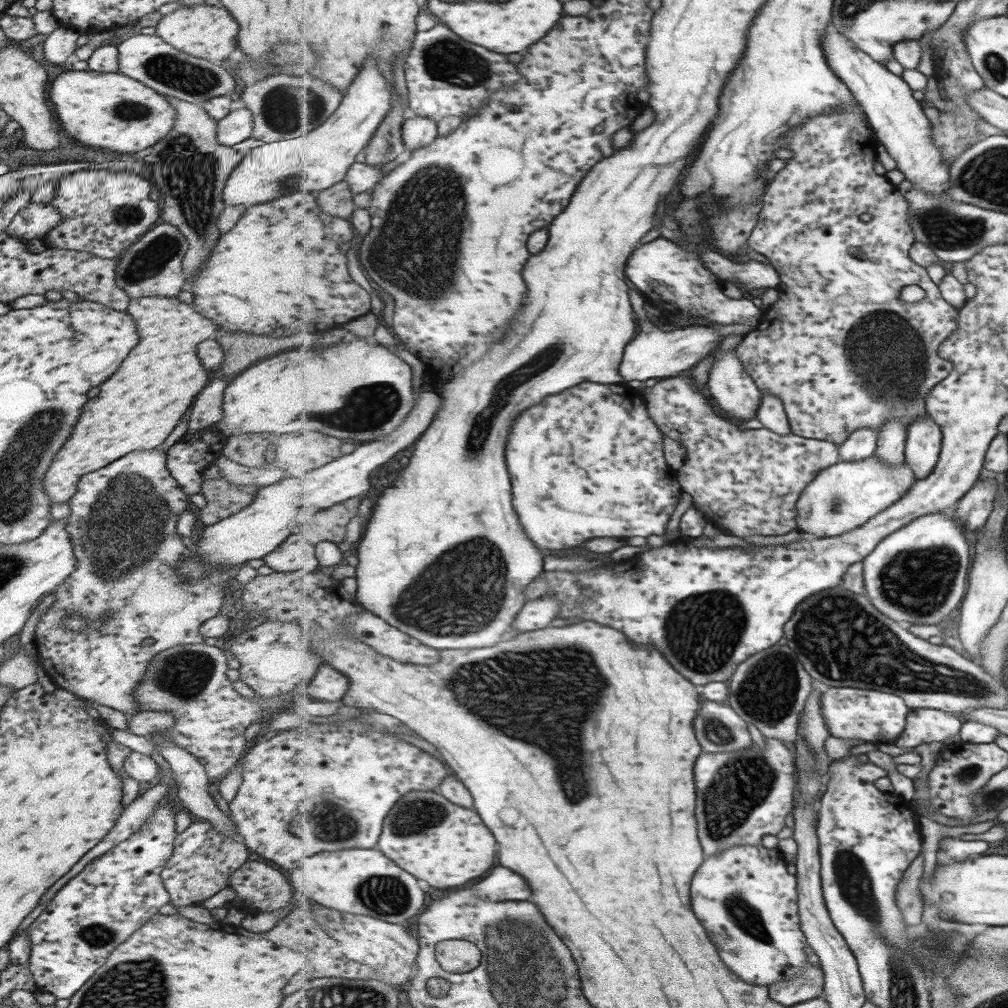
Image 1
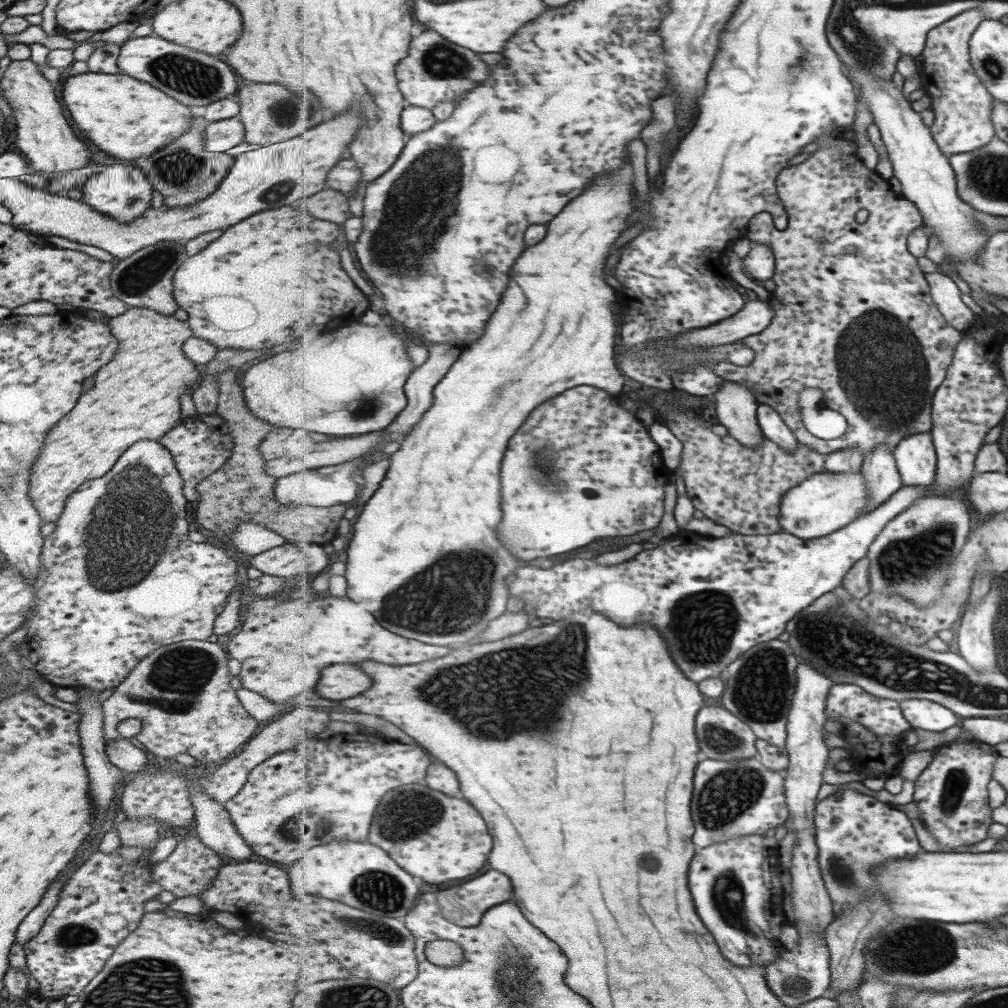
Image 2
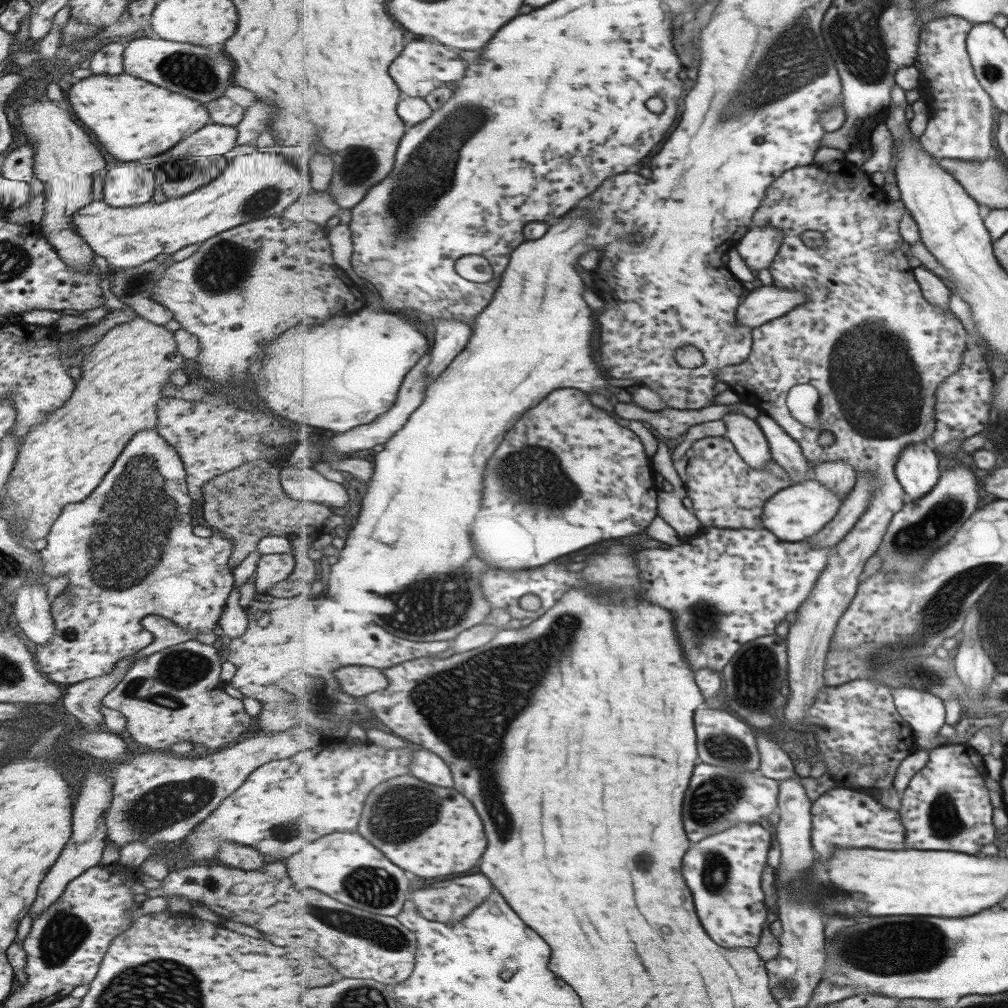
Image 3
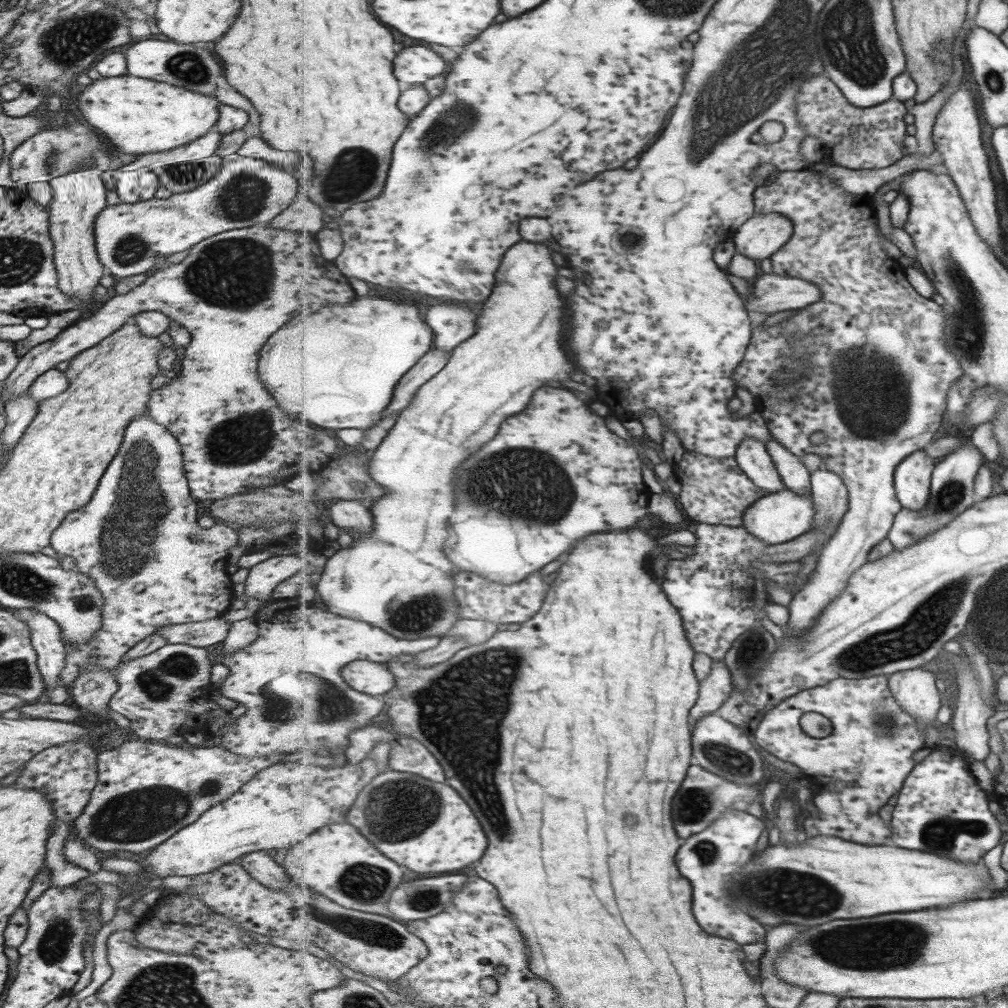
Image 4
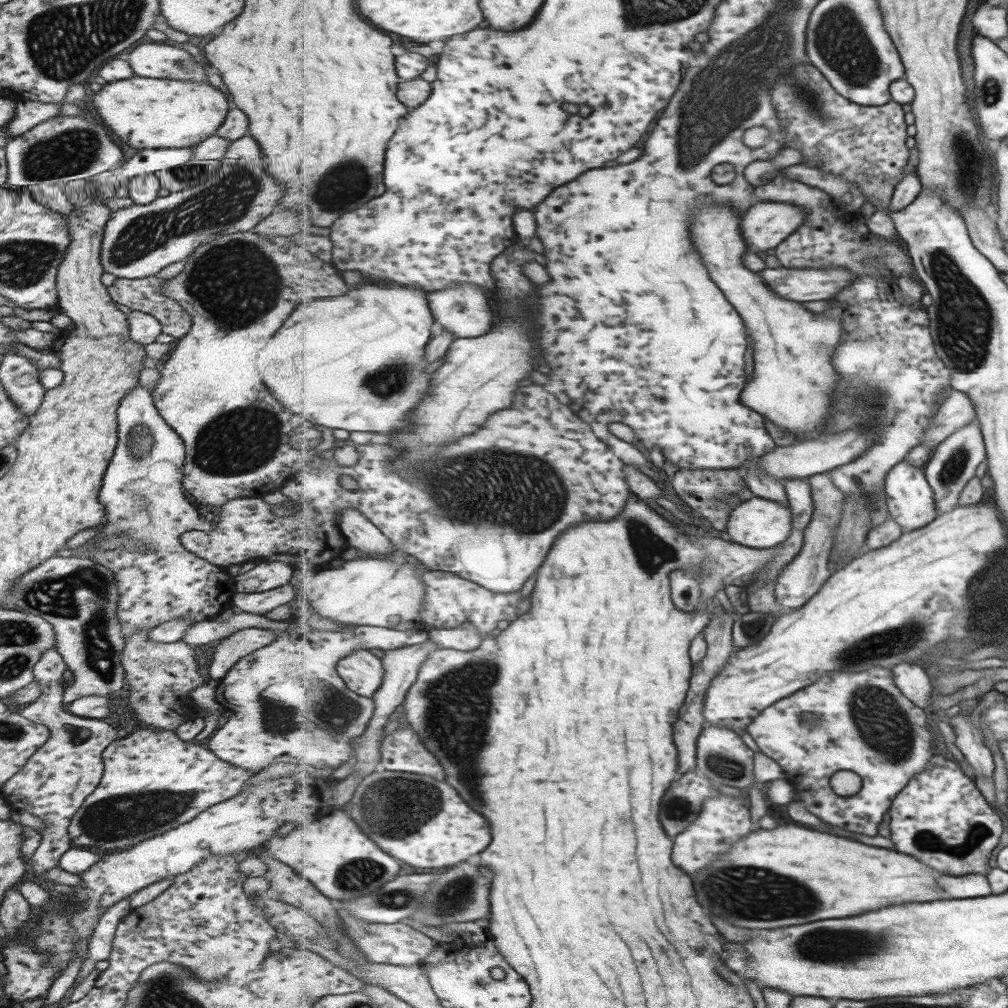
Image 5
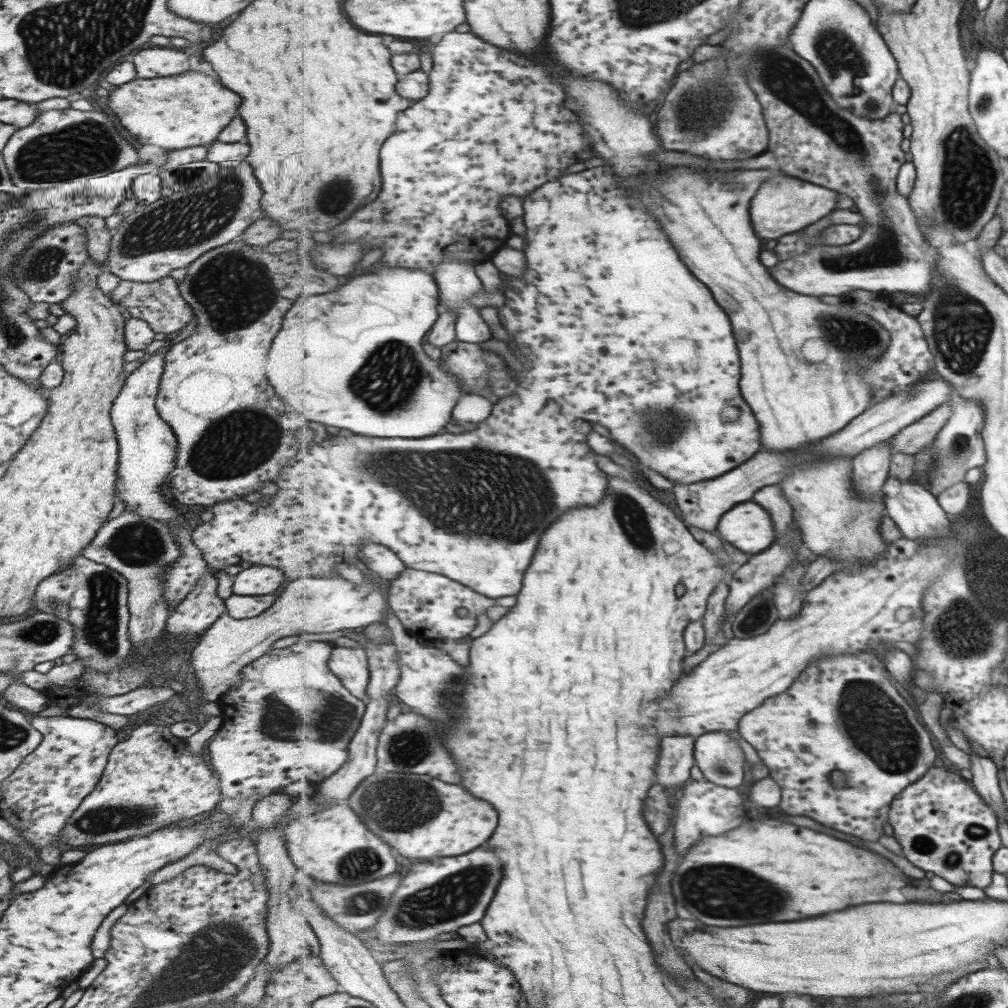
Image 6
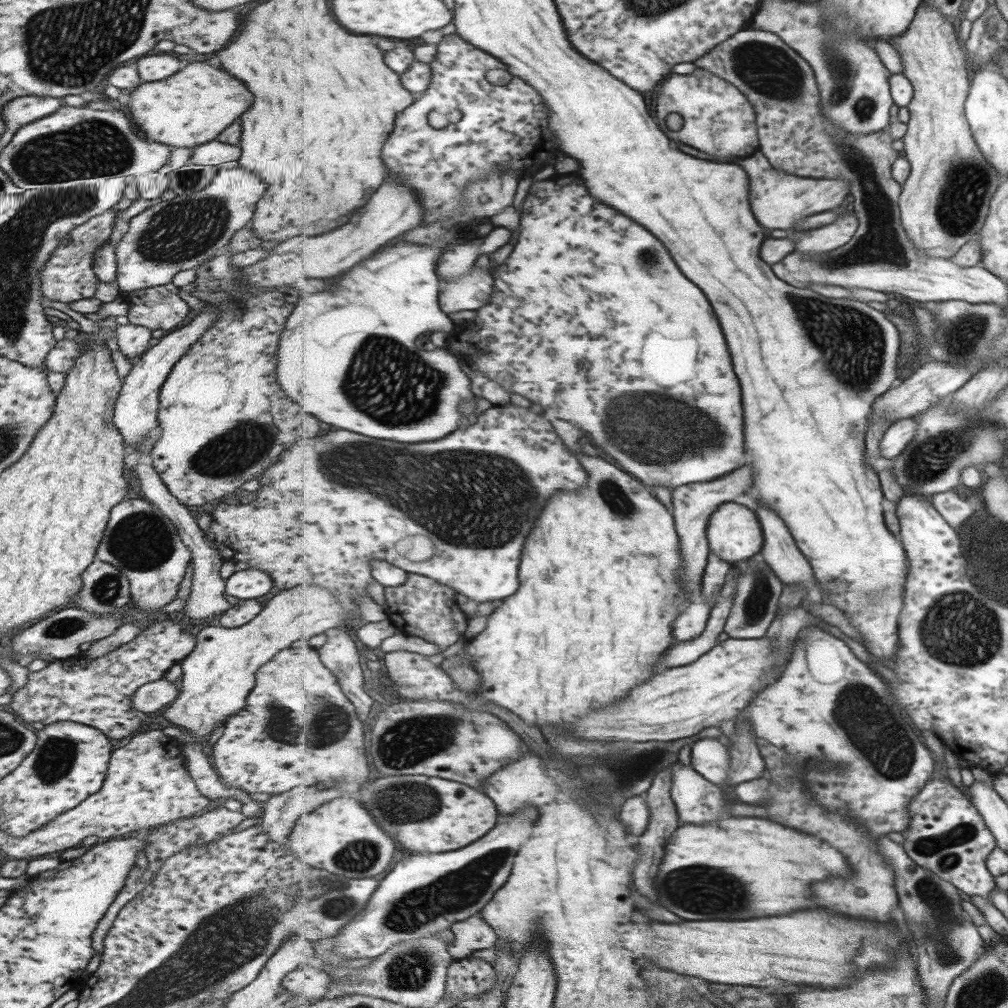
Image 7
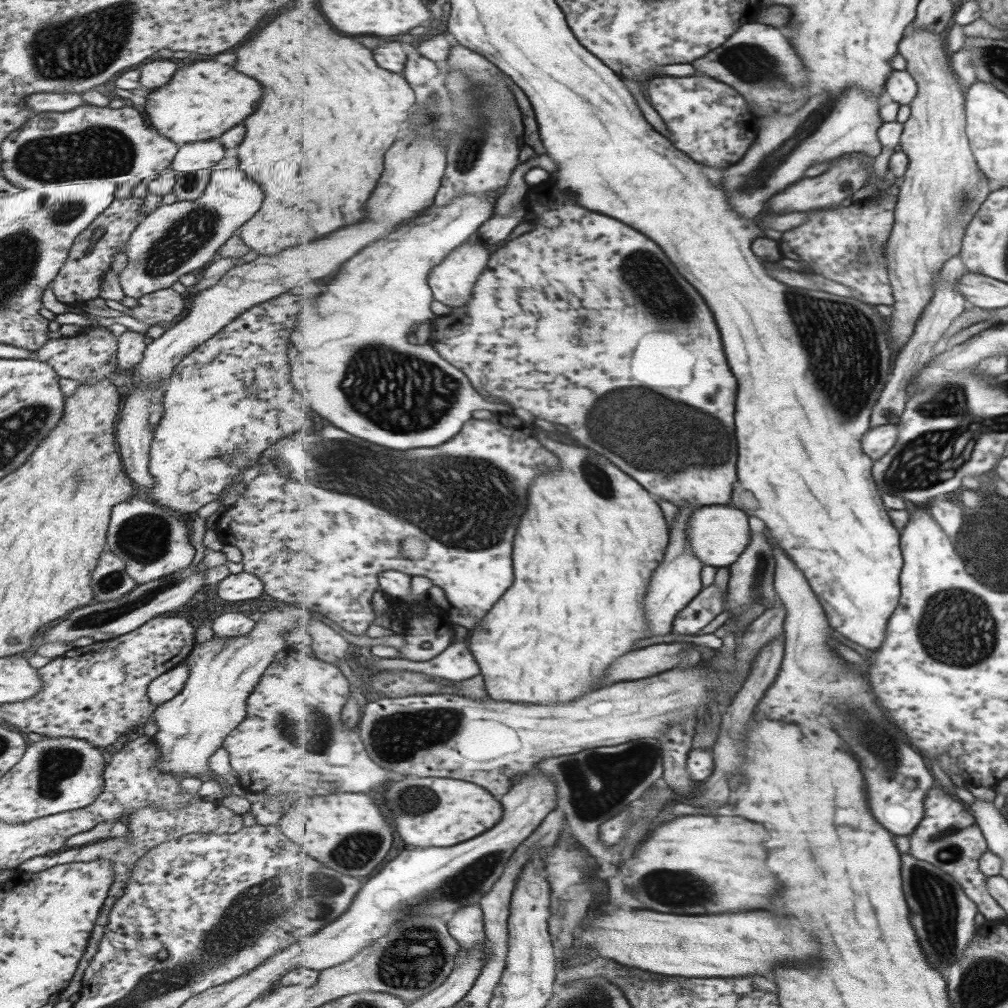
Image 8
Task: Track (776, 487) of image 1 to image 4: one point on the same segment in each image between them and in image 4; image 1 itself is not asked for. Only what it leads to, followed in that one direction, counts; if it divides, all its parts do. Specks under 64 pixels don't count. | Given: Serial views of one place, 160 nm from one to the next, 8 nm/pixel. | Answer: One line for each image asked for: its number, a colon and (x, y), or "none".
2: (739, 486)
3: (726, 492)
4: (716, 491)

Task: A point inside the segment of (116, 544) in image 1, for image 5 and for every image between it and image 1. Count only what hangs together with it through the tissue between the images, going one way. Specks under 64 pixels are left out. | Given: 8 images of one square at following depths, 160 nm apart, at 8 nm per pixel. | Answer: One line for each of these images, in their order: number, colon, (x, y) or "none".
2: (121, 579)
3: (127, 550)
4: (137, 538)
5: (141, 493)

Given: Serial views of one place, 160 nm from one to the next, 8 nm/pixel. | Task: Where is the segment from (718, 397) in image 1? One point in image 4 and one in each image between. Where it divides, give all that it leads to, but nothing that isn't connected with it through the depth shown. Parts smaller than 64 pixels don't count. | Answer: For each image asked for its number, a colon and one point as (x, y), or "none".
2: (736, 406)
3: (751, 442)
4: (753, 457)

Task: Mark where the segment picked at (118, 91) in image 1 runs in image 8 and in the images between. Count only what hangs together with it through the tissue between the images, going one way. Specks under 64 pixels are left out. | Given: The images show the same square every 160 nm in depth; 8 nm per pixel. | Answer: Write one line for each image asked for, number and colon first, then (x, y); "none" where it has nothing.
2: (124, 118)
3: (132, 119)
4: (140, 116)
5: (175, 114)
6: (189, 109)
7: (190, 108)
8: (202, 100)

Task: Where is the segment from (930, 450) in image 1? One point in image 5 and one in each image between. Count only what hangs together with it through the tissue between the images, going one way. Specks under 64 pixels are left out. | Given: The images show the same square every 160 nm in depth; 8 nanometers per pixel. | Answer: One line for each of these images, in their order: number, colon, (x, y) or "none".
2: (917, 459)
3: (918, 470)
4: (913, 482)
5: (910, 498)

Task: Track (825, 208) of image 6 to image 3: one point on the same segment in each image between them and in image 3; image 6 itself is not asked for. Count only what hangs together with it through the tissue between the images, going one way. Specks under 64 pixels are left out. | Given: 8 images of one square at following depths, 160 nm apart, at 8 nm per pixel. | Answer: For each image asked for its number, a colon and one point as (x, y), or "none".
3: (761, 245)
4: (759, 239)
5: (768, 224)

